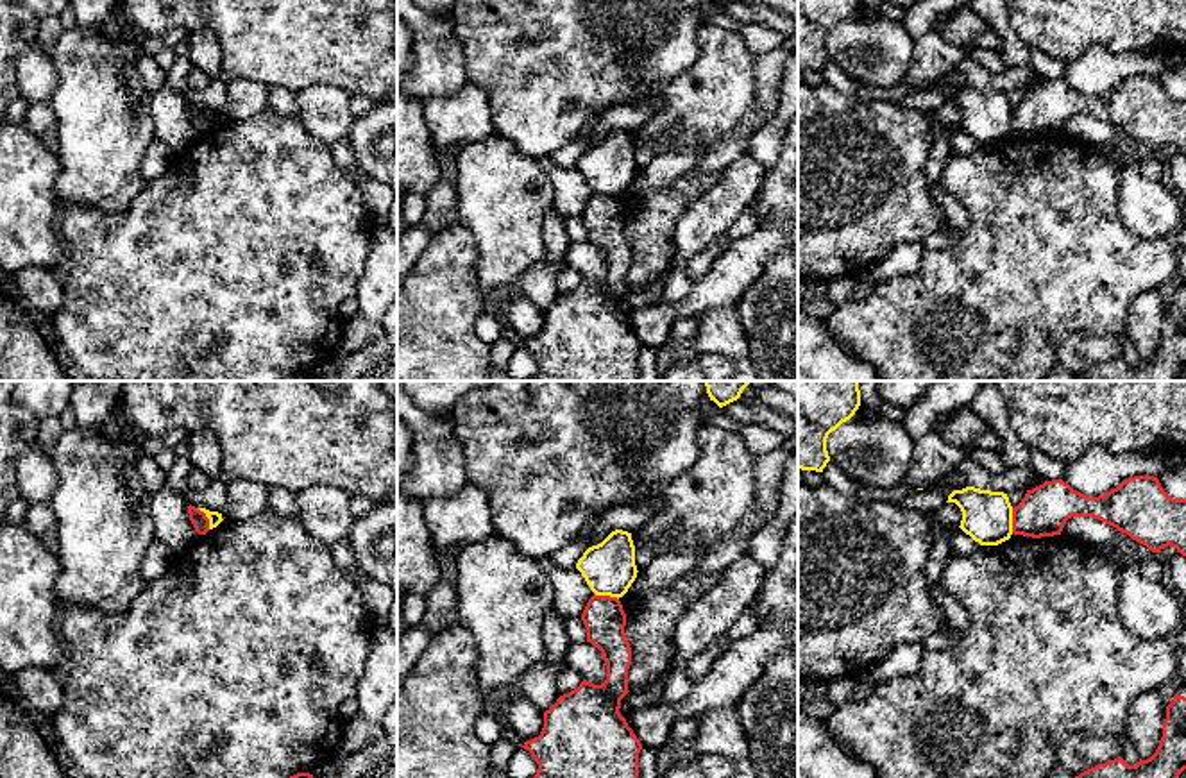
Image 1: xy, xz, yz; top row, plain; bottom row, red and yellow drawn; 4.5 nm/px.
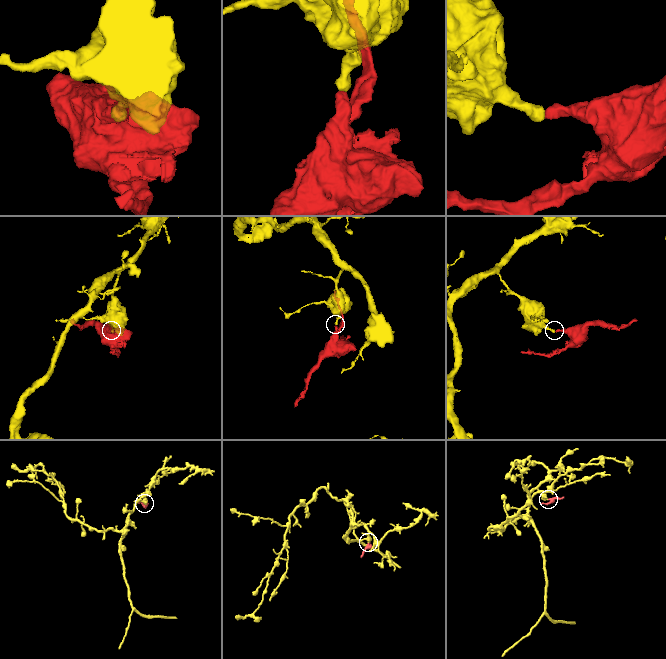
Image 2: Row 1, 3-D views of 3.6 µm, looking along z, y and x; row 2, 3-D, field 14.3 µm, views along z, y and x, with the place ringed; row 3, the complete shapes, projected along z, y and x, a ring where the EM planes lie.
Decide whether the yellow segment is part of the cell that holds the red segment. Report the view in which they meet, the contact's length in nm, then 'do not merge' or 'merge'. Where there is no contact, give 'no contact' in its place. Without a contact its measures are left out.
xz | 120 nm | do not merge

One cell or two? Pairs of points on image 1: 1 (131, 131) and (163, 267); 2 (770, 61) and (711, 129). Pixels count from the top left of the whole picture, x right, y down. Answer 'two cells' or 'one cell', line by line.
1: two cells
2: two cells

